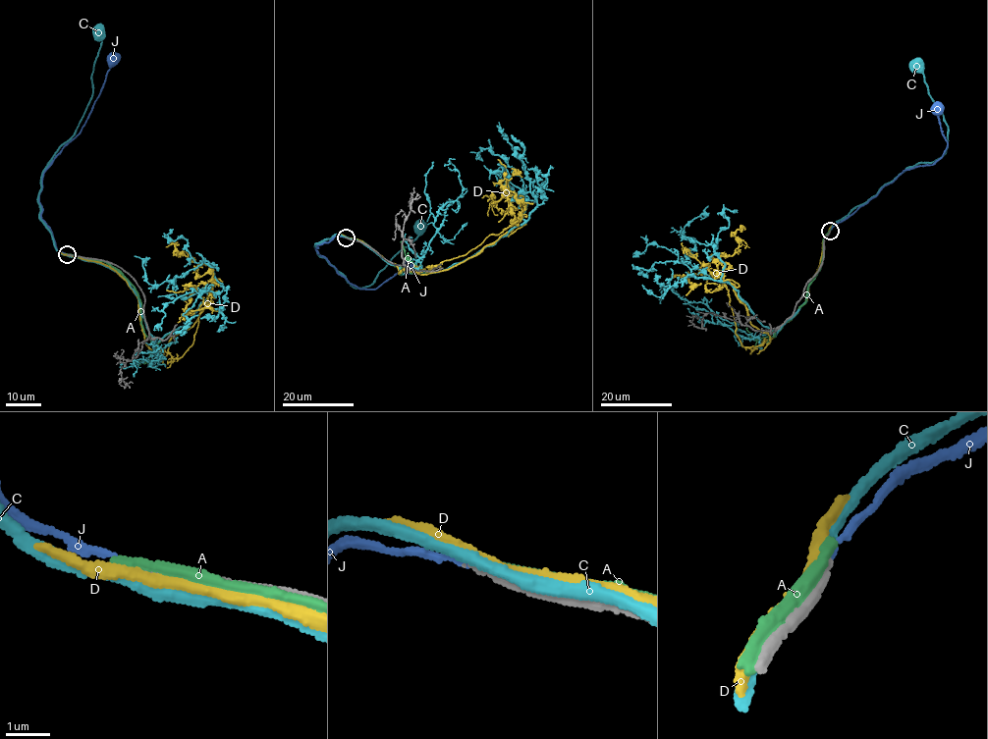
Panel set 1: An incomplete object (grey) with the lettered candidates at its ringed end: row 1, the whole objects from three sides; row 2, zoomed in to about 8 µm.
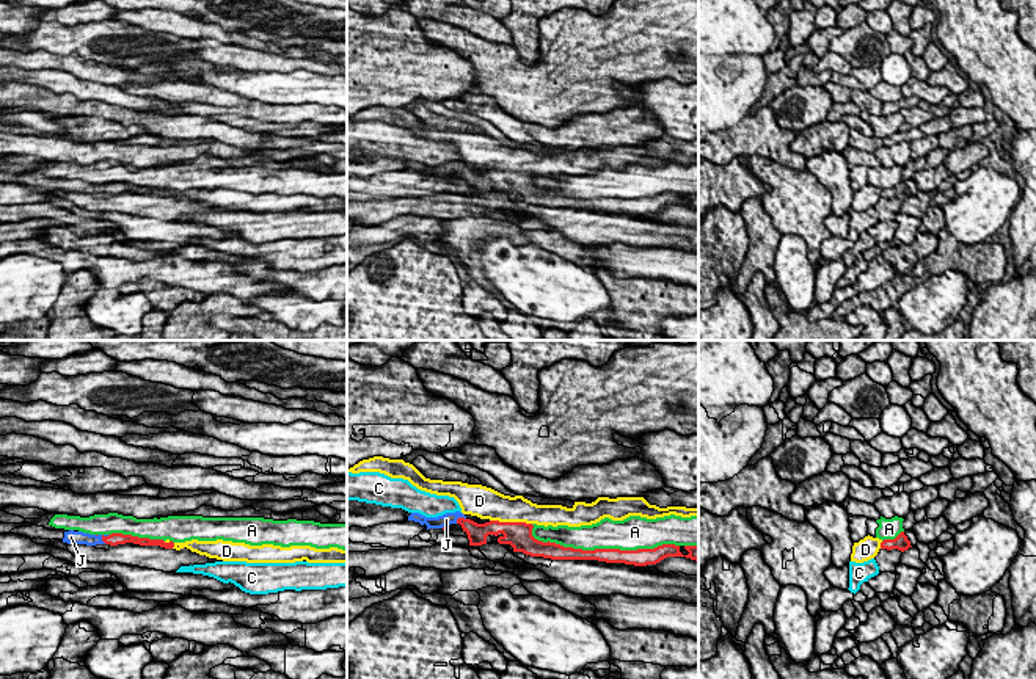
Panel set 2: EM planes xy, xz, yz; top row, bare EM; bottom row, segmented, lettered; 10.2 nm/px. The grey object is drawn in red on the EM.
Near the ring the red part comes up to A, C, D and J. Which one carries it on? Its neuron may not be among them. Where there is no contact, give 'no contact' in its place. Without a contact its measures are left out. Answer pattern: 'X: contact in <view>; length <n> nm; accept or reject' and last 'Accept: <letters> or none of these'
A: contact in xz; length 1550 nm; reject
C: no contact; reject
D: contact in xz; length 440 nm; reject
J: contact in xy; length 110 nm; accept
Accept: J

